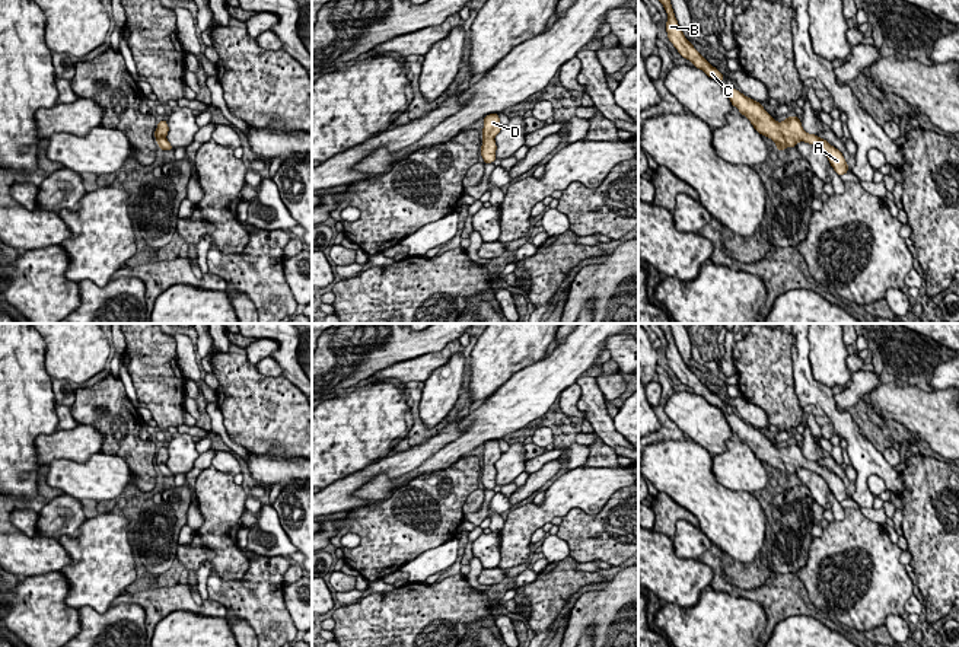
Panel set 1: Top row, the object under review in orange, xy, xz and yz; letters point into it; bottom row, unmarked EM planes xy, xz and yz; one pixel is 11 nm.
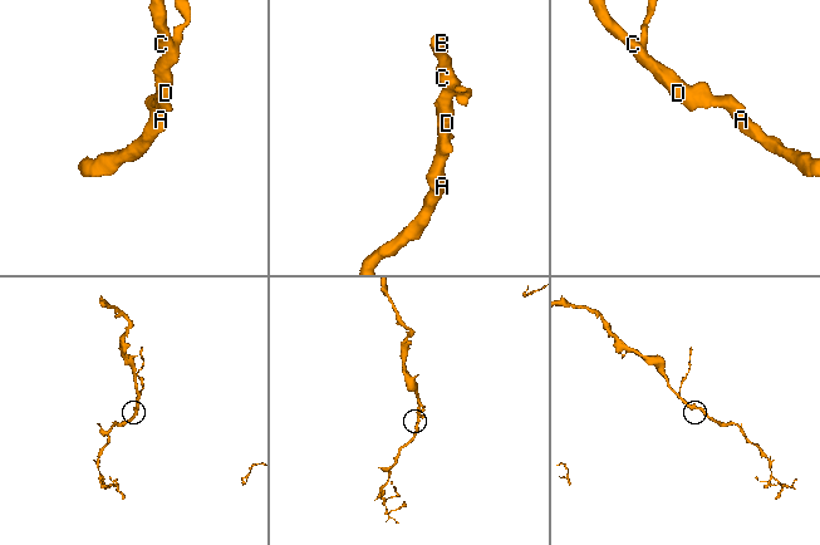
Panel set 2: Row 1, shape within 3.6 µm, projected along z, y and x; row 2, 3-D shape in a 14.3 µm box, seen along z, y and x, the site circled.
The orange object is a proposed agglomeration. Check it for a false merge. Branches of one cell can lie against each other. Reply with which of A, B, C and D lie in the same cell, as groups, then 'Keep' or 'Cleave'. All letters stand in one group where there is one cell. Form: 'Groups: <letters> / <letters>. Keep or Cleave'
Groups: A B C D. Keep

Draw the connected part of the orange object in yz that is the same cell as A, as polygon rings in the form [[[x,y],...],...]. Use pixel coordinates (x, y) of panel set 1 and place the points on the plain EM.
[[[723,414],[732,431],[751,447],[754,455],[761,462],[771,465],[778,478],[784,477],[786,474],[796,474],[799,468],[805,468],[819,474],[826,481],[831,493],[839,503],[848,498],[848,491],[842,482],[842,478],[831,472],[826,466],[806,459],[802,453],[802,447],[797,443],[791,442],[783,449],[777,449],[759,428],[745,423],[735,414]]]

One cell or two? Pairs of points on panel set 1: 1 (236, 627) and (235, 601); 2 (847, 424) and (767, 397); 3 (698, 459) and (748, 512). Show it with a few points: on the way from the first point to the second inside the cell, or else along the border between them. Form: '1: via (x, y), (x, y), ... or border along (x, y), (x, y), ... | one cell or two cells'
1: border along (229, 620), (244, 620), (255, 631) | two cells
2: border along (792, 376), (795, 394), (803, 408) | two cells
3: via (698, 475), (732, 510) | one cell

